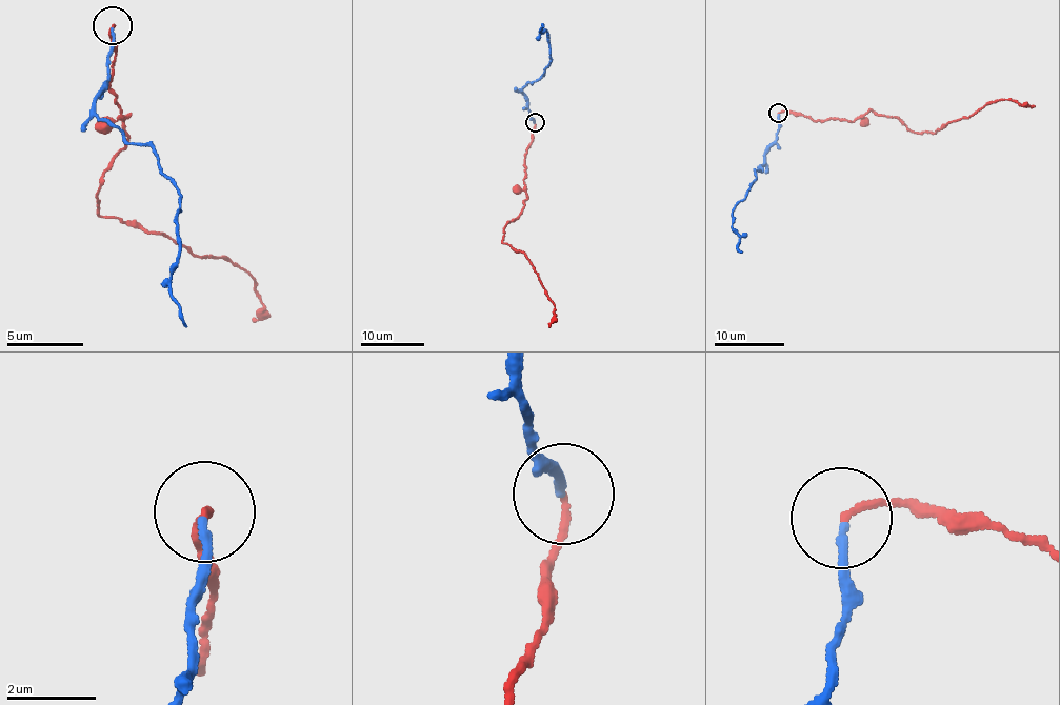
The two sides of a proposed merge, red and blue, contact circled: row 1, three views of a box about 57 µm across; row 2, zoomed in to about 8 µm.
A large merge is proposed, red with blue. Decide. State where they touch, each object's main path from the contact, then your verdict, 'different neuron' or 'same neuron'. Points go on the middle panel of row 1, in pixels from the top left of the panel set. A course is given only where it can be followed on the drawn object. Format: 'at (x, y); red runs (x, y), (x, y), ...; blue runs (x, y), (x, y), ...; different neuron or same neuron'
at (535, 122); red runs (535, 123), (524, 167), (526, 197), (523, 210), (505, 224), (502, 242), (525, 255), (554, 304), (548, 326); blue runs (535, 122), (522, 89), (543, 75), (550, 63), (548, 38), (545, 29), (539, 31), (542, 24), (543, 27); different neuron

